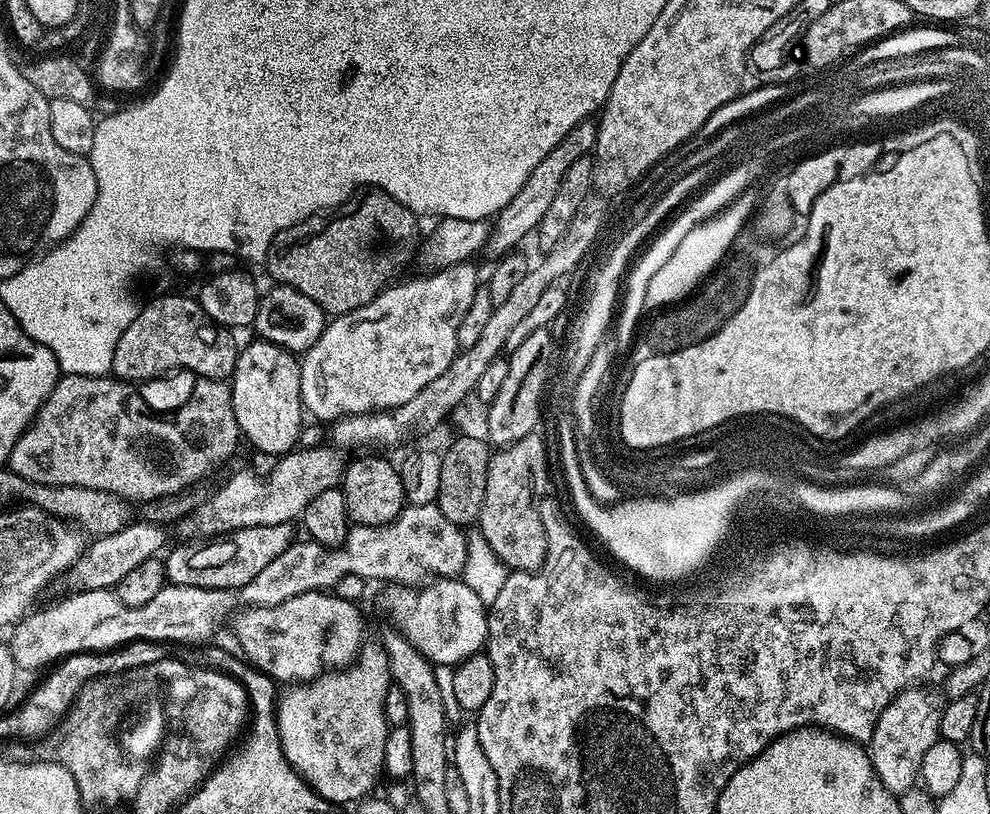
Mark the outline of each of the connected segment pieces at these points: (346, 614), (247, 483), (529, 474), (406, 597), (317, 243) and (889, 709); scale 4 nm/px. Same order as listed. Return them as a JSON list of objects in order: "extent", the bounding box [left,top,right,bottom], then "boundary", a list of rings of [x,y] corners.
[{"extent":[231,590,366,682],"boundary":[[[328,590],[307,592],[278,606],[248,606],[240,610],[244,612],[237,611],[231,617],[232,628],[244,660],[276,682],[307,682],[327,666],[350,664],[366,638],[364,620],[350,601],[332,595],[336,594]]]},{"extent":[174,446,345,541],"boundary":[[[300,446],[279,457],[265,480],[252,472],[236,472],[209,500],[208,497],[201,499],[192,513],[175,521],[174,529],[184,540],[203,541],[237,532],[239,528],[292,524],[295,516],[296,519],[303,517],[306,506],[310,506],[322,490],[335,488],[343,481],[344,456],[345,453],[335,446]]]},{"extent":[478,437,550,572],"boundary":[[[529,437],[503,456],[497,454],[496,460],[490,458],[486,474],[486,498],[482,498],[478,531],[497,558],[509,570],[517,572],[535,572],[546,558],[546,530],[542,530],[540,501],[548,484],[544,467],[549,466],[550,460],[541,457],[540,444],[535,437]]]},{"extent":[380,578,488,665],"boundary":[[[436,578],[423,586],[405,586],[394,584],[385,587],[380,600],[384,603],[384,612],[392,619],[391,627],[400,632],[432,665],[451,664],[470,658],[481,651],[488,642],[488,608],[460,578]]]},{"extent":[266,188,421,318],"boundary":[[[380,188],[357,190],[327,214],[310,216],[278,233],[268,251],[266,267],[276,284],[285,284],[287,288],[306,294],[310,302],[314,302],[329,317],[335,318],[369,304],[384,291],[395,272],[402,271],[411,258],[413,261],[421,239],[416,220],[417,213],[411,212],[389,192],[383,192]]]},{"extent":[868,686,940,794],"boundary":[[[913,686],[904,689],[879,715],[874,734],[868,741],[868,753],[875,772],[884,786],[894,794],[913,787],[919,779],[923,755],[939,739],[940,711],[938,704],[926,700],[926,694]]]}]

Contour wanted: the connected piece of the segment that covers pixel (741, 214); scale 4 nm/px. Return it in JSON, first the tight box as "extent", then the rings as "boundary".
{"extent":[645,185,760,311],"boundary":[[[750,185],[732,201],[732,203],[701,224],[691,225],[688,232],[679,240],[673,254],[656,276],[656,288],[648,288],[645,300],[649,311],[657,311],[677,303],[690,296],[701,280],[707,279],[720,261],[727,255],[729,248],[736,240],[737,234],[747,227],[748,221],[755,215],[760,202],[759,187]]]}

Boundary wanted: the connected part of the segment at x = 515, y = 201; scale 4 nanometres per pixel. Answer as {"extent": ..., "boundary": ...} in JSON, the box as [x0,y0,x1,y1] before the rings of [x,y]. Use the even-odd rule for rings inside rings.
{"extent":[487,119,596,257],"boundary":[[[591,119],[583,120],[581,124],[574,126],[574,130],[570,130],[570,134],[566,134],[566,138],[562,138],[562,142],[558,142],[558,146],[554,146],[554,150],[550,150],[550,154],[546,154],[546,158],[542,158],[542,162],[538,162],[538,166],[534,166],[522,190],[514,194],[514,198],[498,213],[491,225],[487,243],[490,248],[492,246],[493,257],[506,256],[519,249],[520,243],[535,233],[536,227],[542,222],[542,214],[546,214],[554,194],[558,194],[558,186],[562,186],[562,178],[566,178],[566,170],[570,170],[573,162],[585,159],[595,146],[596,124]]]}

